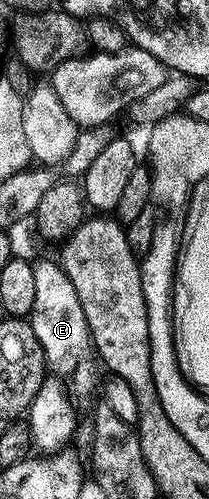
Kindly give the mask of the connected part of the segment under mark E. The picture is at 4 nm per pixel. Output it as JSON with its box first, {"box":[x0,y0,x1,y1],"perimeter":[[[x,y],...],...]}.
{"box":[27,259,93,395],"perimeter":[[[49,259],[36,260],[33,263],[35,269],[35,305],[33,312],[27,316],[29,327],[35,333],[43,354],[45,354],[46,368],[54,376],[73,375],[73,387],[79,394],[85,395],[93,387],[93,363],[91,354],[91,340],[89,338],[89,326],[87,317],[83,317],[83,305],[79,305],[79,297],[75,294],[75,287],[71,285],[71,279],[62,270],[60,262]]]}

